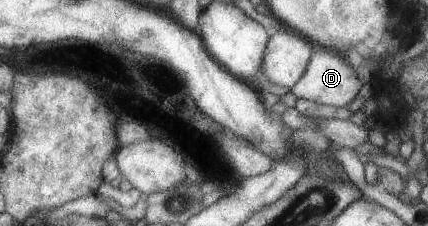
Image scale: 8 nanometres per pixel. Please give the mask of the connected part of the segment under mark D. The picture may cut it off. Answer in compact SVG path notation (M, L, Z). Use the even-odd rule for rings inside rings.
M314 47L304 72L289 90L296 98L304 98L314 102L314 104L320 104L320 106L328 104L335 107L346 107L356 97L362 86L356 78L354 67L355 61L350 60L347 62L344 57L337 53Z

